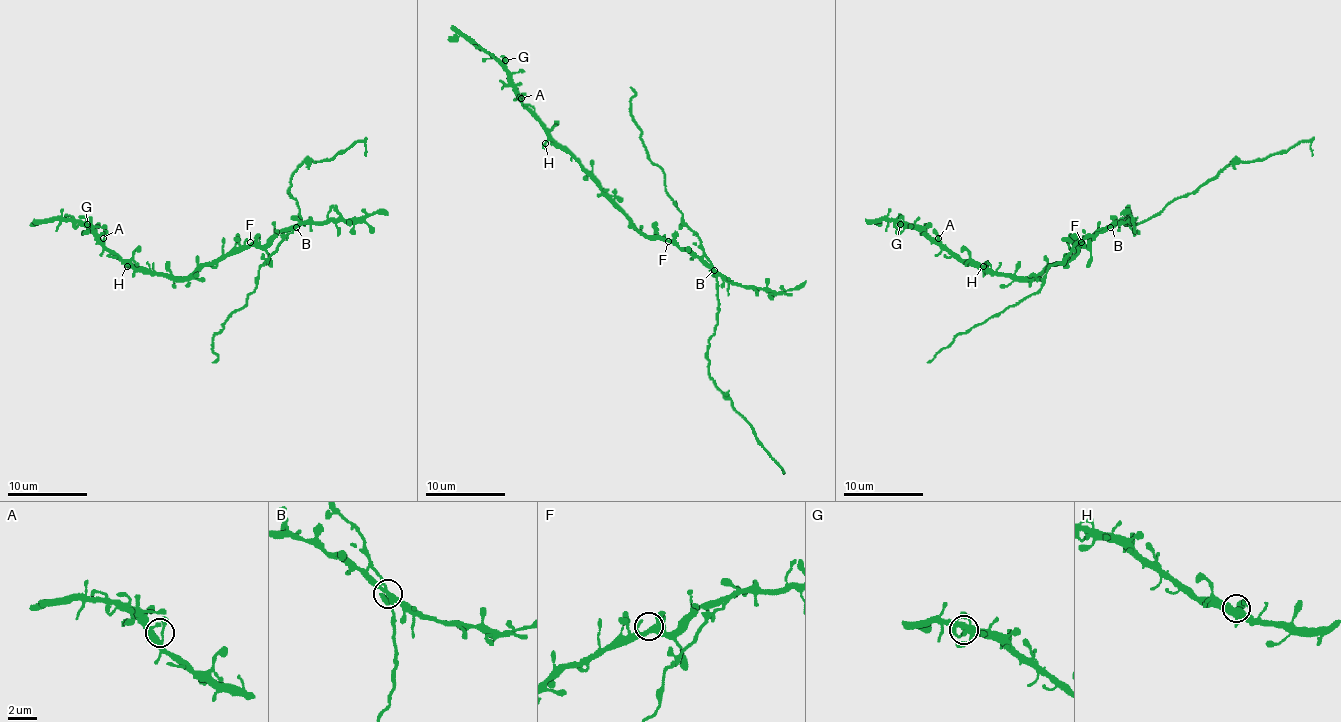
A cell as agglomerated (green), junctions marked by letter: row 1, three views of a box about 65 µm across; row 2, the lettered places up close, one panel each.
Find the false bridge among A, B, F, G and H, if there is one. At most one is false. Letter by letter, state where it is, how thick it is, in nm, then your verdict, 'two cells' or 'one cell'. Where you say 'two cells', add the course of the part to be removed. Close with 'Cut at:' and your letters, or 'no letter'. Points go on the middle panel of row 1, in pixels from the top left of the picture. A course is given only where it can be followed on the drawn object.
A: (521, 98) | 160 nm | one cell
B: (714, 270) | 280 nm | one cell
F: (668, 241) | 320 nm | one cell
G: (505, 60) | 320 nm | one cell
H: (545, 143) | 340 nm | one cell
Cut at: no letter

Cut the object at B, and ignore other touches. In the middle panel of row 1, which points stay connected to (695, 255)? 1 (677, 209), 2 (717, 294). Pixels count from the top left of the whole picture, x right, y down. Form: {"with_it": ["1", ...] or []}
{"with_it": []}

